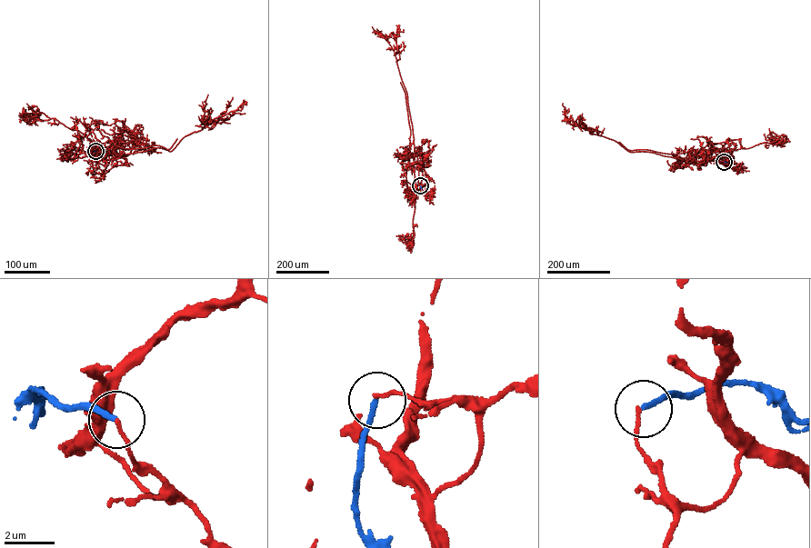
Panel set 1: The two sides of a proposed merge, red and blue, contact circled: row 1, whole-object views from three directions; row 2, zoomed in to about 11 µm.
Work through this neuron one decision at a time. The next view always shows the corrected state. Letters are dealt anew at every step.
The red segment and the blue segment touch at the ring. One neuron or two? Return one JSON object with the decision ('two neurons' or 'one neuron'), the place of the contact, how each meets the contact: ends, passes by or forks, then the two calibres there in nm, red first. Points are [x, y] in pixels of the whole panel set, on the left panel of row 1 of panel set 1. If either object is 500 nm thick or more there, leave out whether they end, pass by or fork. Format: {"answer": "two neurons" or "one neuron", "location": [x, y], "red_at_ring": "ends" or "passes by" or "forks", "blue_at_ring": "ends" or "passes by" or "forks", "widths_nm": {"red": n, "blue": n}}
{"answer": "two neurons", "location": [95, 151], "red_at_ring": "ends", "blue_at_ring": "ends", "widths_nm": {"red": 130, "blue": 200}}

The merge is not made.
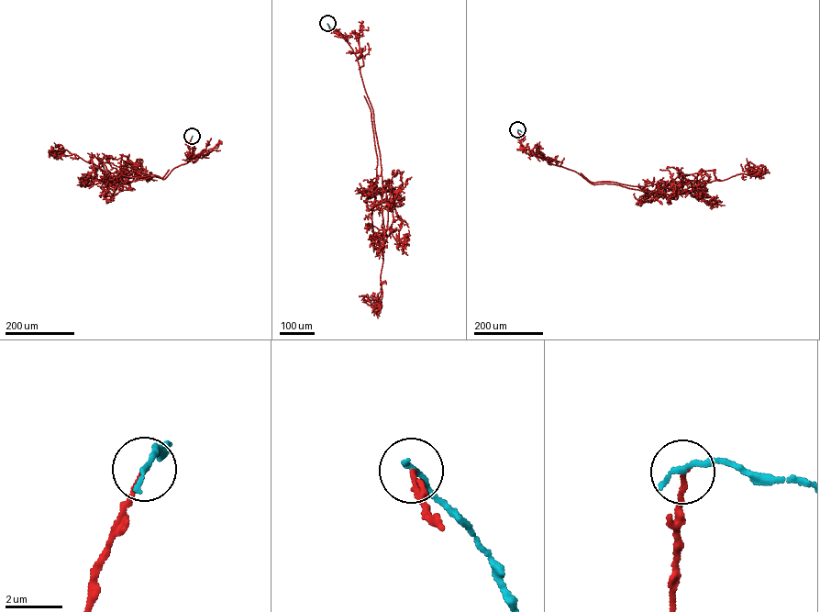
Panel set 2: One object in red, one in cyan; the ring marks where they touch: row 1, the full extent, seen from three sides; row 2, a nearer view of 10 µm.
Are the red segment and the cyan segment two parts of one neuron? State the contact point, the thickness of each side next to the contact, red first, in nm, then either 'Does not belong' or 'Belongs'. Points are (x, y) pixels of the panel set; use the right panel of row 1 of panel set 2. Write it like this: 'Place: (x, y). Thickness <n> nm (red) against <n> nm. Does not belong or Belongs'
Place: (517, 129). Thickness 150 nm (red) against 200 nm. Belongs

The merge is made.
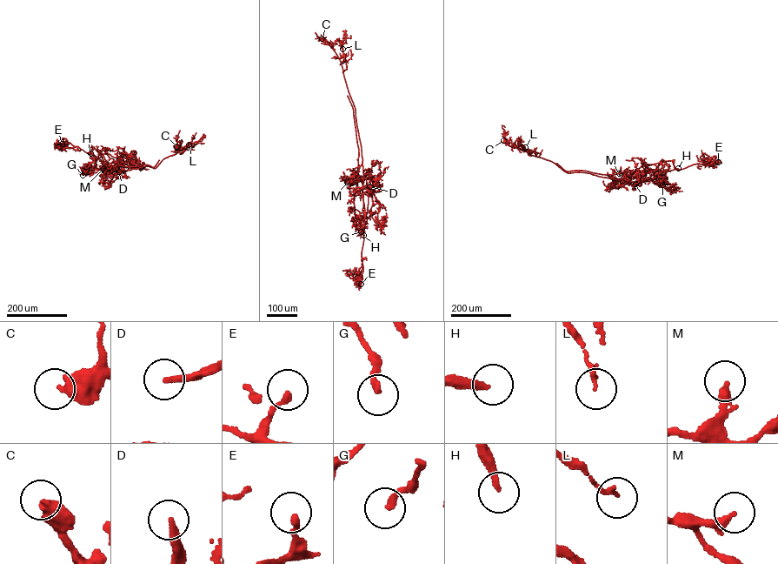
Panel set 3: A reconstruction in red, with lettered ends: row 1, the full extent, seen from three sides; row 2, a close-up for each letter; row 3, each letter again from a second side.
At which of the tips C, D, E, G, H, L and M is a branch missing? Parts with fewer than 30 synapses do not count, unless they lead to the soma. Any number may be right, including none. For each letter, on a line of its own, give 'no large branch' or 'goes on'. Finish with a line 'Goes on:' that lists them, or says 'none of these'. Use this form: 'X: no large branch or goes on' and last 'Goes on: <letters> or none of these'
C: goes on
D: goes on
E: no large branch
G: no large branch
H: goes on
L: no large branch
M: no large branch
Goes on: C, D, H

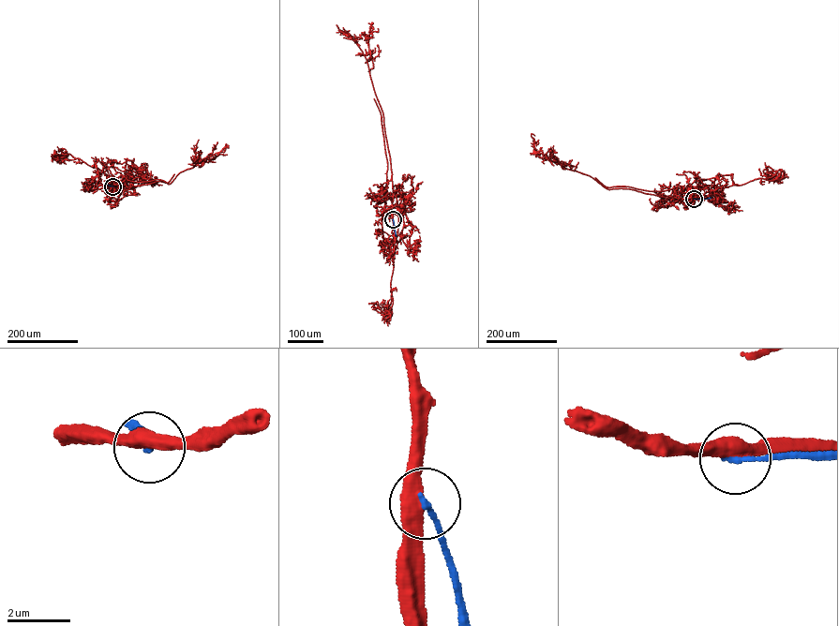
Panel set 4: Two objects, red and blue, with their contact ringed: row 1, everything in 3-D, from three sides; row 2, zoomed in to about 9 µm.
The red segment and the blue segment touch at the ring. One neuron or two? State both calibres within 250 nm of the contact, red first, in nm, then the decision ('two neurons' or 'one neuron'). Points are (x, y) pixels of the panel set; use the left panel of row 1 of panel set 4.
480/170 nm | two neurons

